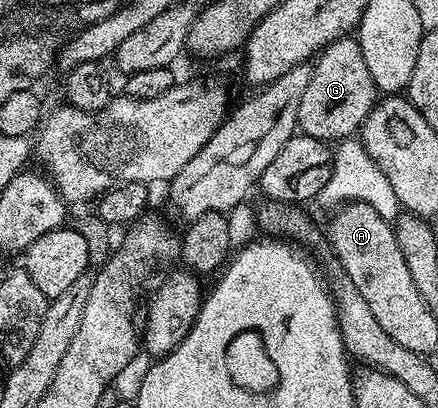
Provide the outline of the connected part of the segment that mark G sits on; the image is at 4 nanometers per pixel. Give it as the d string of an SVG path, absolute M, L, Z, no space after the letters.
M346 35L328 44L324 51L315 57L310 86L306 86L306 94L302 94L302 106L298 106L299 131L310 138L325 142L341 142L355 137L377 103L378 93L370 78L370 70L366 70L366 58L362 58L360 41Z

